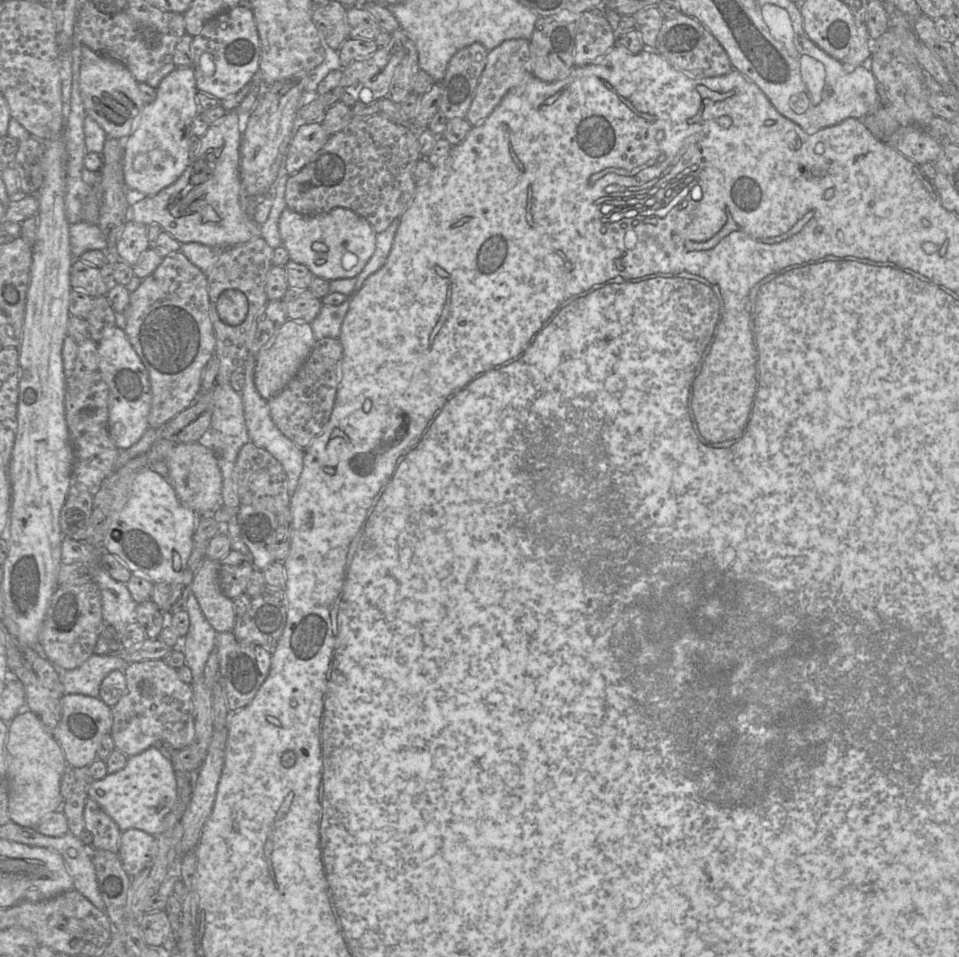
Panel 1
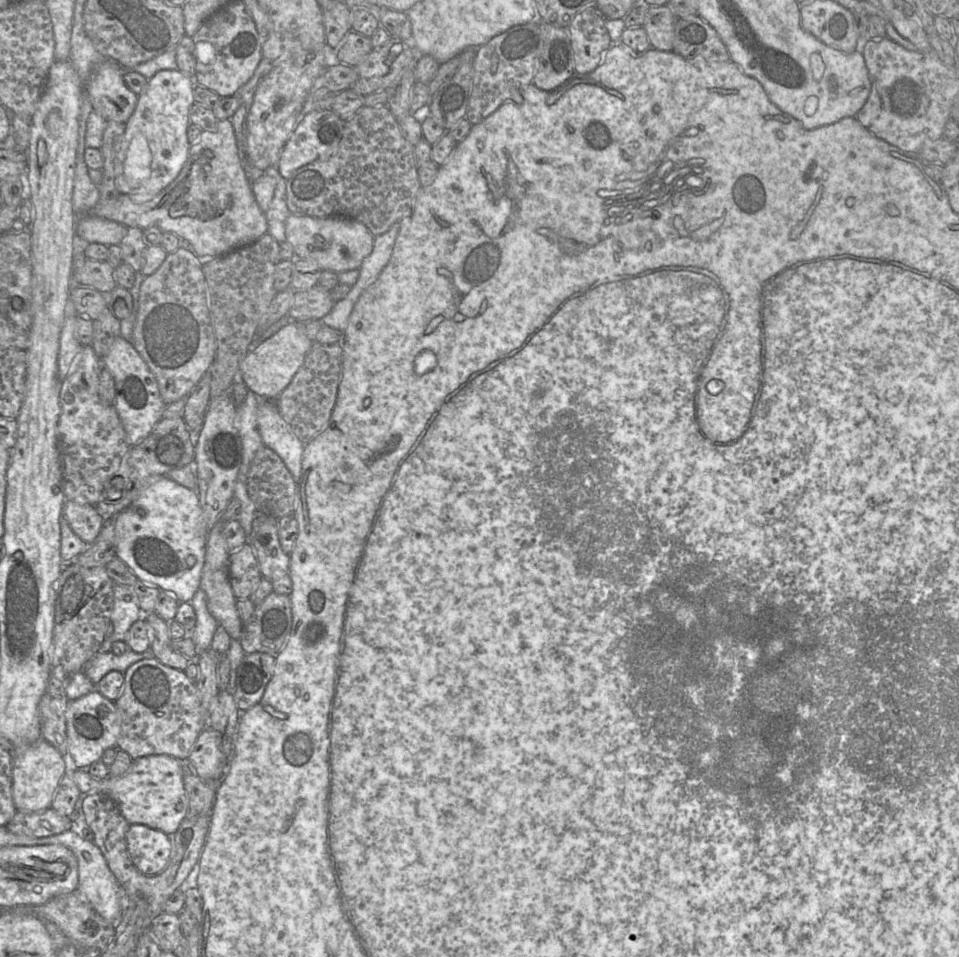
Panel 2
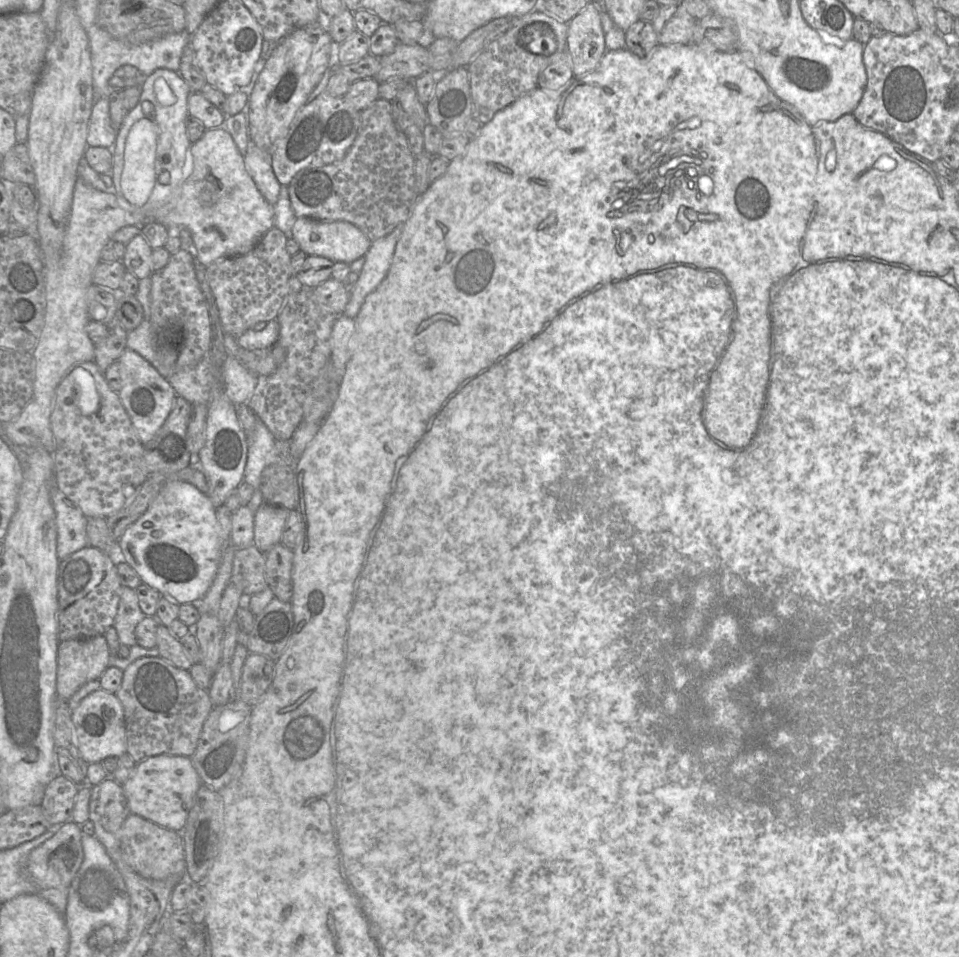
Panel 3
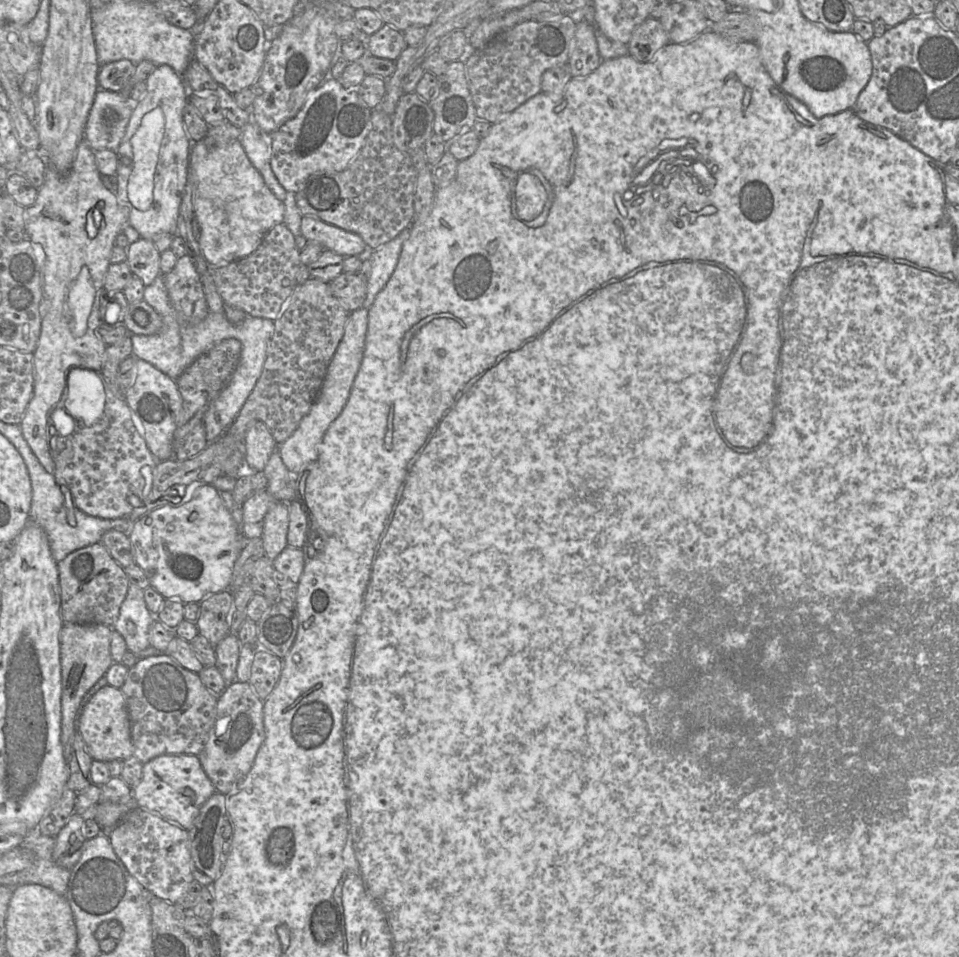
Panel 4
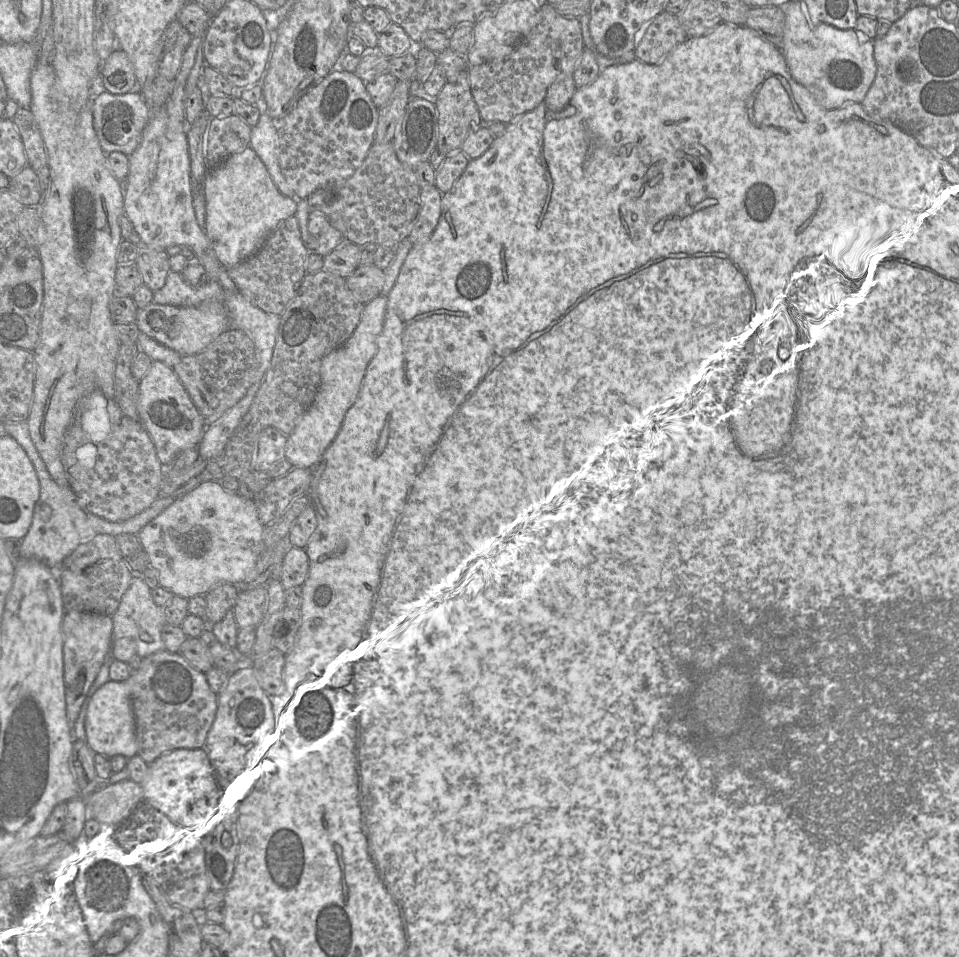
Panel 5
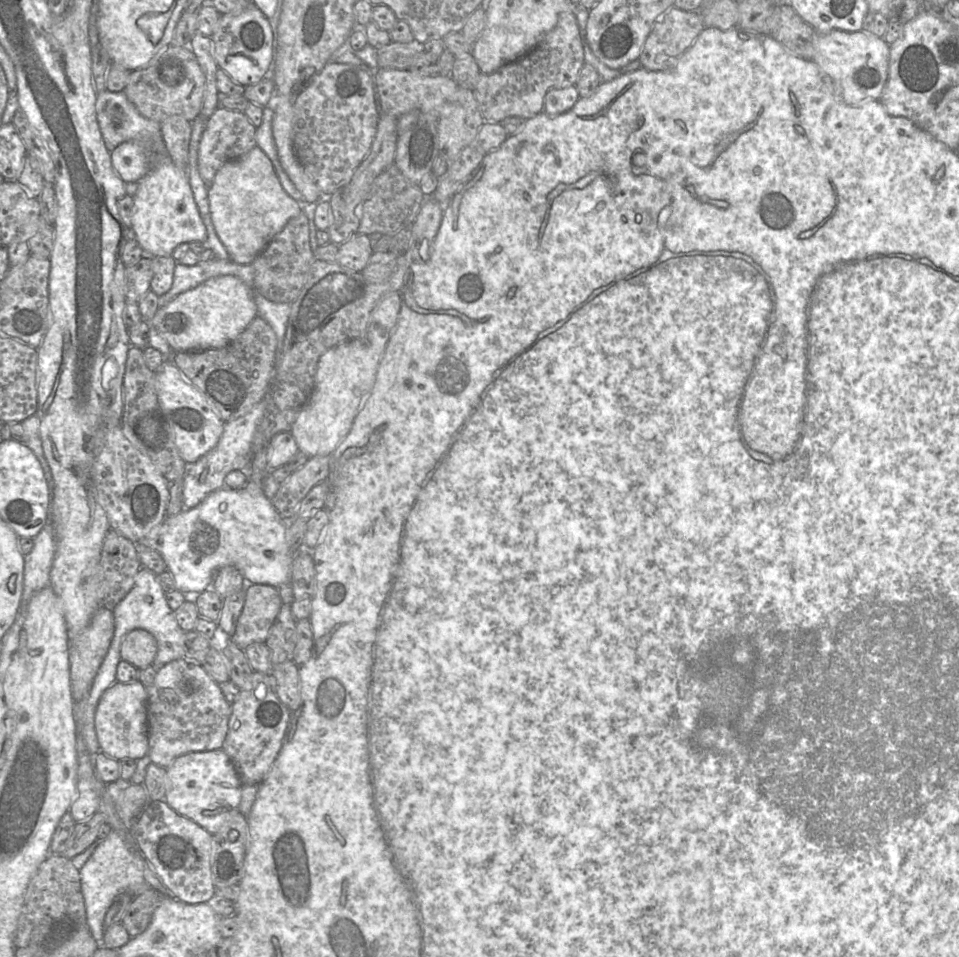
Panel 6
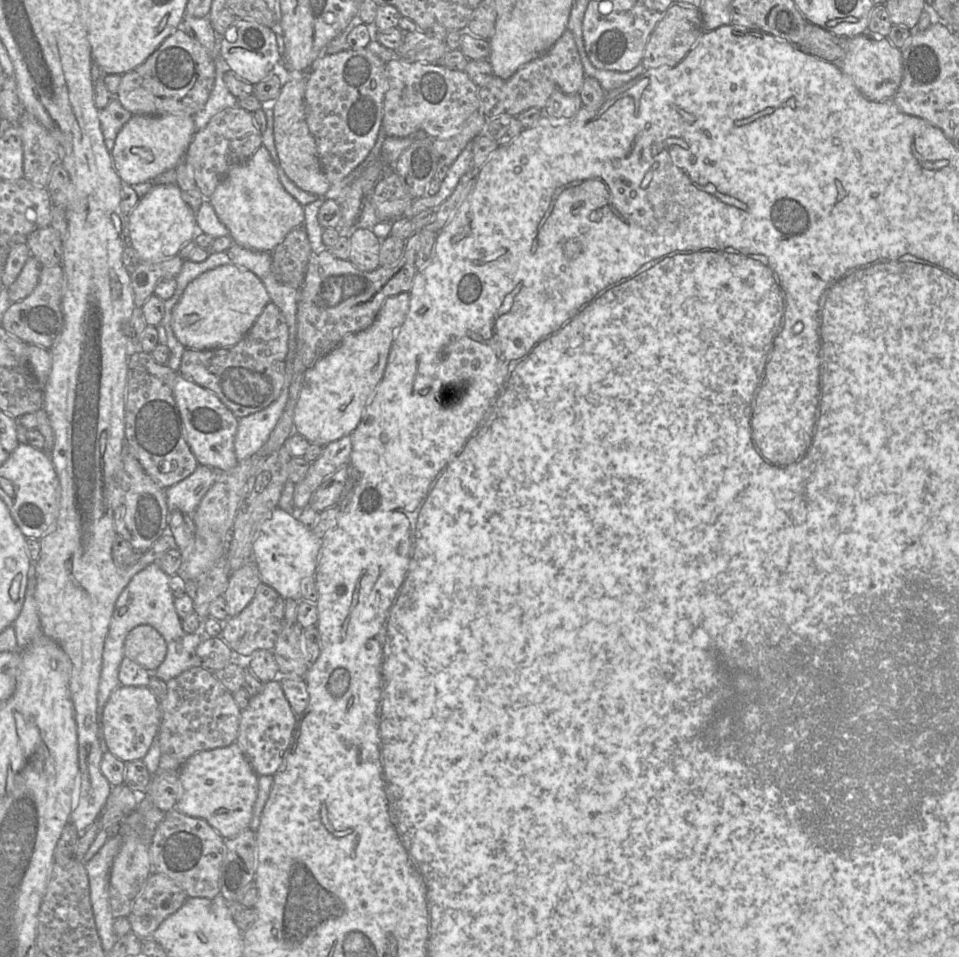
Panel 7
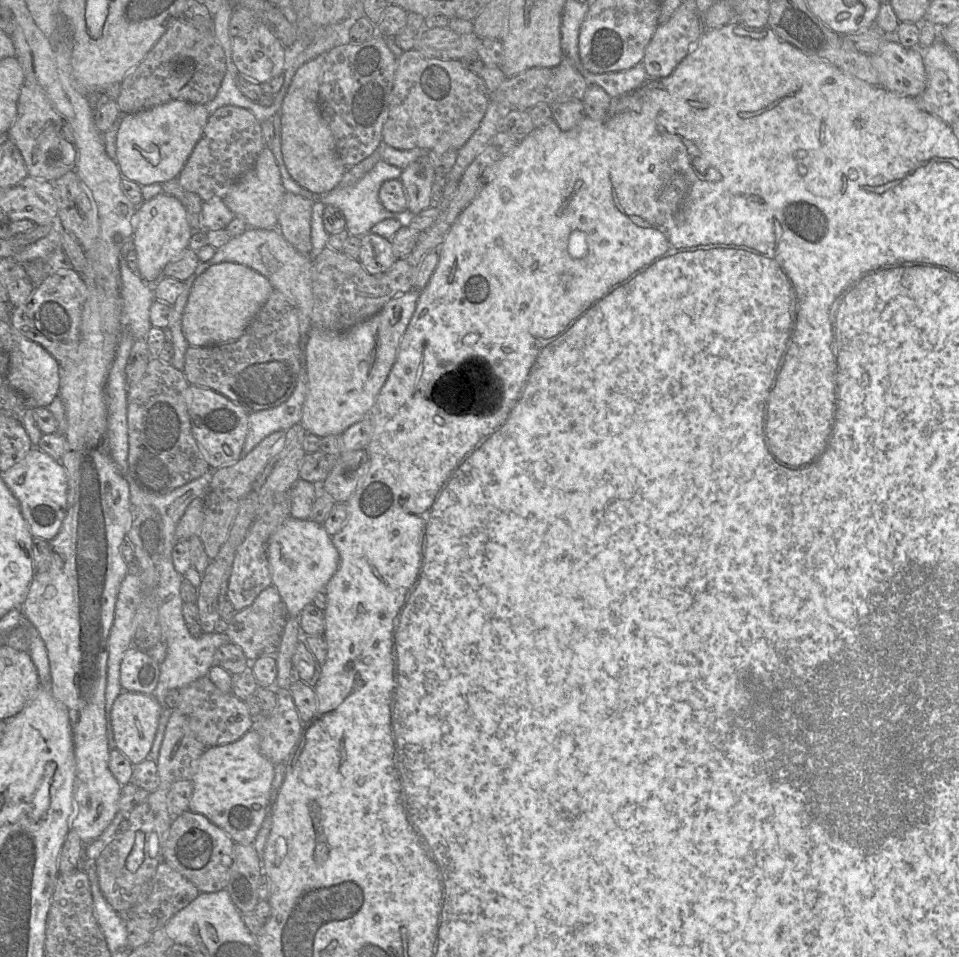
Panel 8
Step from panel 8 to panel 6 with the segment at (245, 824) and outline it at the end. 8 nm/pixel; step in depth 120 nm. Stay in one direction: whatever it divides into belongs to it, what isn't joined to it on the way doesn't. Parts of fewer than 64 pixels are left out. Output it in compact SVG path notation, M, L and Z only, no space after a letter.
M223 749L186 753L177 757L166 771L165 802L210 834L217 833L226 820L239 811L242 784Z

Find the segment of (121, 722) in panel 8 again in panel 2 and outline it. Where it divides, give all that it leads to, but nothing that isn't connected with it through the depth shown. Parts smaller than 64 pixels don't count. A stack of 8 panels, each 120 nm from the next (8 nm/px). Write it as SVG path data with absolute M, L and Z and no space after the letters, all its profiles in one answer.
M97 689L68 702L66 709L68 761L82 770L98 762L105 750L117 748L120 734L120 718L115 702L104 697Z

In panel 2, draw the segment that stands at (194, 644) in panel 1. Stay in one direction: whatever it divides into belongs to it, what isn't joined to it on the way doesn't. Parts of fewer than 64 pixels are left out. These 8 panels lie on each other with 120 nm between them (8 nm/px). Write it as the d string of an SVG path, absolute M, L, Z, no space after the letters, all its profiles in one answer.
M198 589L191 601L189 601L196 613L196 625L193 630L187 631L187 637L191 638L195 644L195 650L199 656L209 649L214 634L218 627L218 622L210 614L207 606L207 596L202 589Z

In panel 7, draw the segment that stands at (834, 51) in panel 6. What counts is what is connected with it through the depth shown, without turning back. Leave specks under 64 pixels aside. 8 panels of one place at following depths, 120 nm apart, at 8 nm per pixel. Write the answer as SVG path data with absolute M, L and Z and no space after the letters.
M865 31L847 39L845 56L836 64L849 76L860 93L871 101L892 100L902 80L900 49L894 47L887 37Z

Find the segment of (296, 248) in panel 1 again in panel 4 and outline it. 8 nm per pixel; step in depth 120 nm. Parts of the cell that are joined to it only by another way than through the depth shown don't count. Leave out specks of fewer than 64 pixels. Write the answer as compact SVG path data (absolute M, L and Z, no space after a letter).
M303 216L301 235L308 241L316 241L341 256L358 256L366 248L366 243L357 234L323 222L317 217Z

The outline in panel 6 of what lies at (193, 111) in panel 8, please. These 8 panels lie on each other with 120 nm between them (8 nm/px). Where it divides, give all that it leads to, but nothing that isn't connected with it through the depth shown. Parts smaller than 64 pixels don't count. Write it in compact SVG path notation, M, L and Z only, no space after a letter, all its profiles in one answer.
M139 141L119 144L111 152L112 167L126 183L139 182L152 168L151 155Z

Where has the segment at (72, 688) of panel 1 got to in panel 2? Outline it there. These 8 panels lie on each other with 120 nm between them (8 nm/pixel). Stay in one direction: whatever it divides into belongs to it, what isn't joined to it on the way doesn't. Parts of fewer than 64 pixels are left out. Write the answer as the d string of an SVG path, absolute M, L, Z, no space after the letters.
M129 648L122 655L115 655L113 652L100 652L98 651L82 669L84 674L90 679L90 681L96 685L99 681L110 671L125 671L132 664L152 657L150 651L144 653L136 653Z

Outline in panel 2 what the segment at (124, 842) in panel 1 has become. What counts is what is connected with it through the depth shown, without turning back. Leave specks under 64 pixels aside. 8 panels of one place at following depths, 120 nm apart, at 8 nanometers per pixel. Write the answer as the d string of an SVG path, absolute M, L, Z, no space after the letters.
M132 824L126 833L127 851L135 868L146 876L160 874L172 853L172 836L142 824Z

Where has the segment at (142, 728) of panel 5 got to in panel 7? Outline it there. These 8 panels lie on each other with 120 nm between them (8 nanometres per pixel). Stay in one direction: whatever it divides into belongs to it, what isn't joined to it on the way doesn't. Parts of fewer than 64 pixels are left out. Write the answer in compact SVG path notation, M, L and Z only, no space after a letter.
M193 667L166 683L167 694L160 700L162 716L157 733L161 754L185 761L197 752L226 747L236 741L241 709L213 672Z

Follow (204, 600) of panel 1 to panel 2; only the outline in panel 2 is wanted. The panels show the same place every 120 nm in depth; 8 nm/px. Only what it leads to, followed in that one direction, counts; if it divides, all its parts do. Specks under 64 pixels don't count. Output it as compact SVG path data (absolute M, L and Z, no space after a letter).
M220 520L208 533L200 589L206 593L207 606L210 614L226 630L232 639L240 640L243 631L243 622L238 615L236 608L237 598L234 596L230 583L228 572L230 551L222 533L223 524L224 522Z

